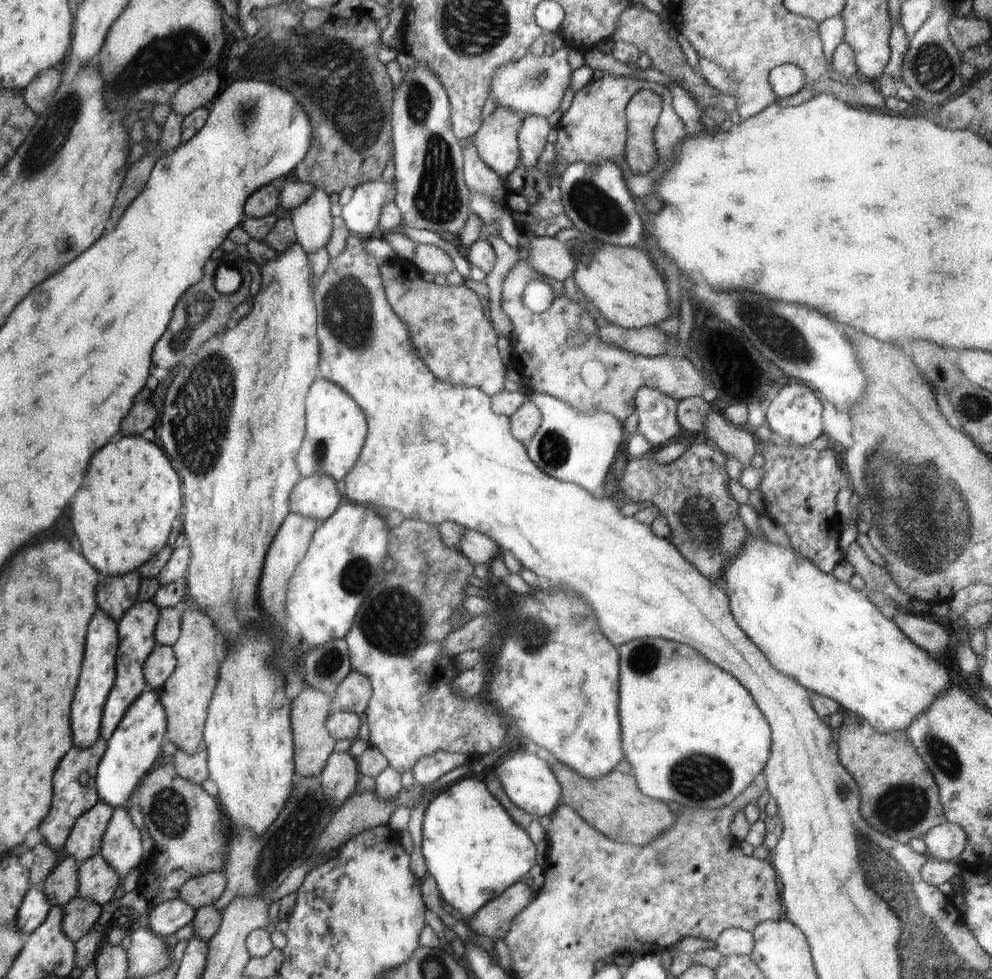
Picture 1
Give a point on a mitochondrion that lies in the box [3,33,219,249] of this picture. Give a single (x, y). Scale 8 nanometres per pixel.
(44, 149)

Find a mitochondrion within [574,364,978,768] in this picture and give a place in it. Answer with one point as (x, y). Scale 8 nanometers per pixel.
(915, 505)

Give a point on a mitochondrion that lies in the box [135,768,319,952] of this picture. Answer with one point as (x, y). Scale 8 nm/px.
(169, 813)

